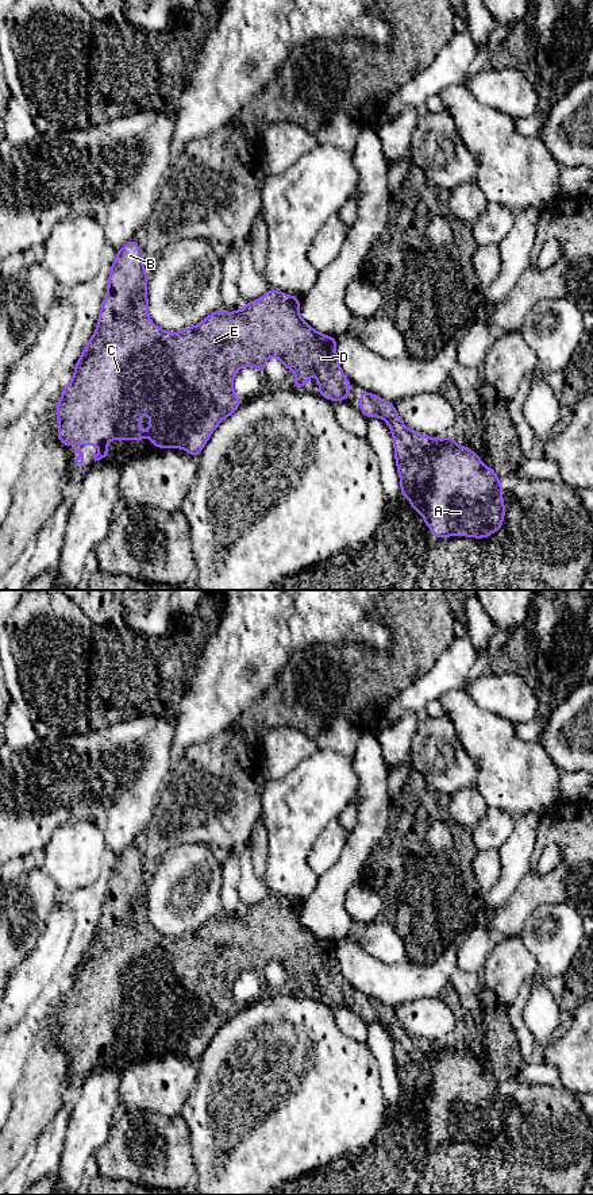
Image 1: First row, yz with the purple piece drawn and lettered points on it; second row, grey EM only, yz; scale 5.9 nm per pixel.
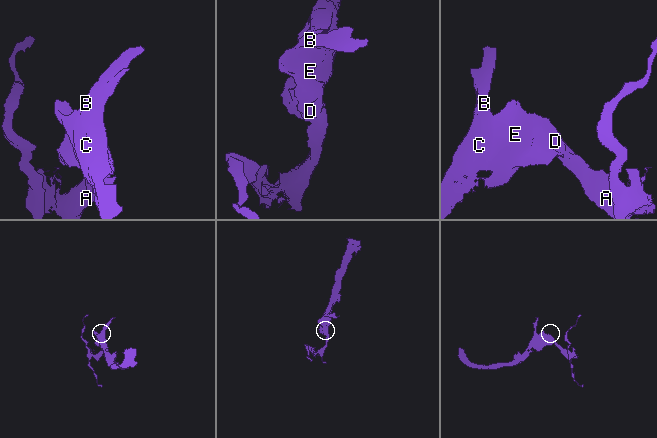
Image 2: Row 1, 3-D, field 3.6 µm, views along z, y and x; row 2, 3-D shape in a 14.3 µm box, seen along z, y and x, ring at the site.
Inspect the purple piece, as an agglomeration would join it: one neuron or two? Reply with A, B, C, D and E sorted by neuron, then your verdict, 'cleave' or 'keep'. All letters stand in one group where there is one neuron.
groups A B C D E; keep

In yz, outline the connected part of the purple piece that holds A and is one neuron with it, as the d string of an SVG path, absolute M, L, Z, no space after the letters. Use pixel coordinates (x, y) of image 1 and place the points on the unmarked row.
M362 995L359 998L359 1015L369 1022L382 1024L393 1041L394 1064L400 1083L400 1092L404 1105L411 1105L411 1114L419 1117L436 1144L450 1141L466 1141L484 1144L500 1136L505 1121L502 1092L493 1072L486 1072L482 1064L469 1052L455 1048L454 1042L431 1042L409 1034L396 1017L394 1009Z

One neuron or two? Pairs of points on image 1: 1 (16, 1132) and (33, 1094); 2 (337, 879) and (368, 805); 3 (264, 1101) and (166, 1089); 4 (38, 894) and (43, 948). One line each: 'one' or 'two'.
1: one
2: one
3: two
4: two

